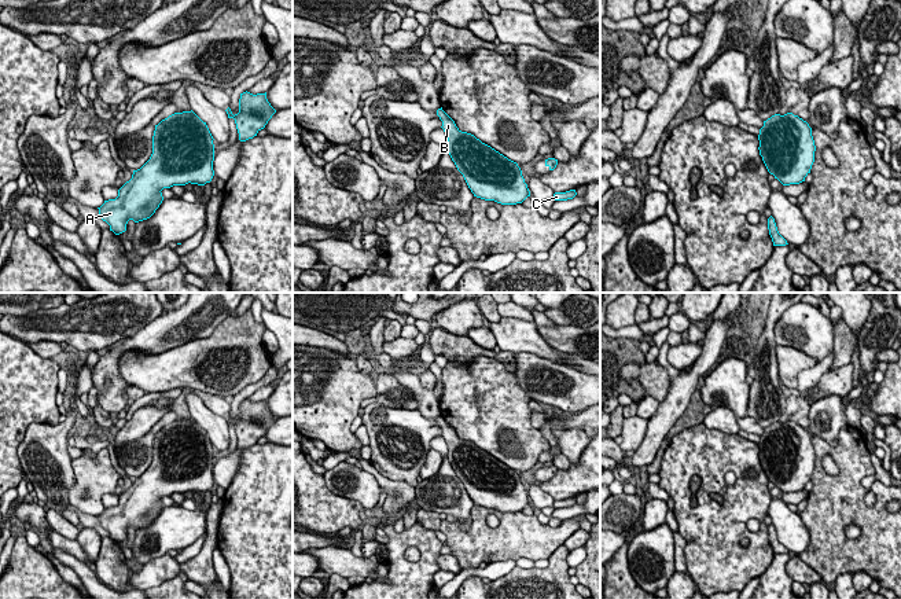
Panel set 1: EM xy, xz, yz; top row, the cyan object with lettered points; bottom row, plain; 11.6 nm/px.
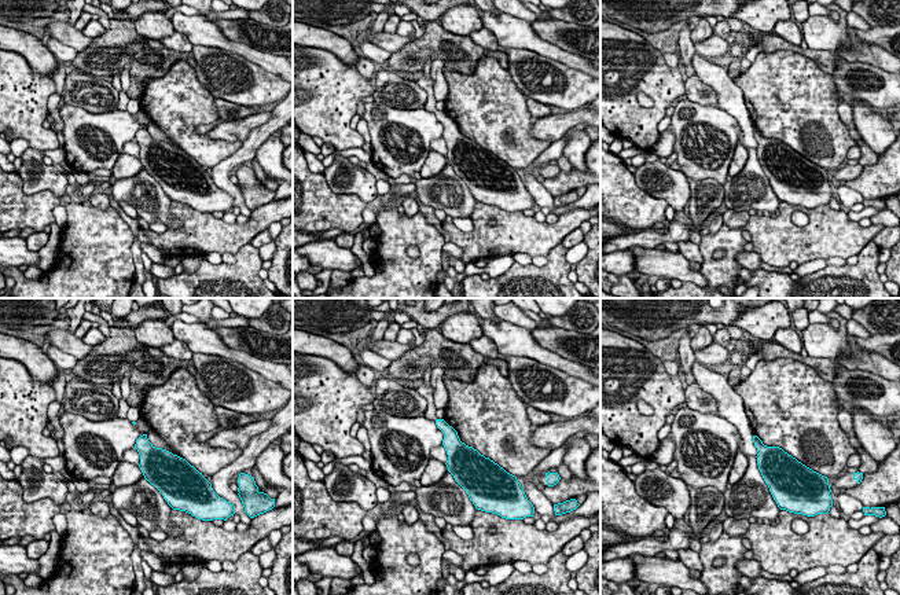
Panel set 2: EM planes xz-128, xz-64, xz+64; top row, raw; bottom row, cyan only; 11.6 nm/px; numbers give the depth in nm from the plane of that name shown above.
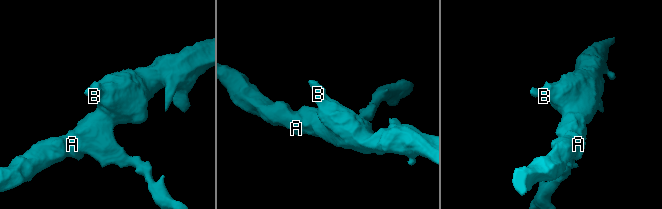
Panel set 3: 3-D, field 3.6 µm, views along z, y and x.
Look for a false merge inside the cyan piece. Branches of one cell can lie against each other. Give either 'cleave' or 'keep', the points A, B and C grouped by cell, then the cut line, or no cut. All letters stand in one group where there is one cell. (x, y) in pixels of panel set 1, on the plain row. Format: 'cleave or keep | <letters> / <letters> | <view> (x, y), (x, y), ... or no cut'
keep | A B C | no cut

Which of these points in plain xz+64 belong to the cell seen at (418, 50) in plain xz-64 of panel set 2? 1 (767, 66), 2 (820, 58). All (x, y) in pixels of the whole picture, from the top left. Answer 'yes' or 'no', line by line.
1: no
2: yes

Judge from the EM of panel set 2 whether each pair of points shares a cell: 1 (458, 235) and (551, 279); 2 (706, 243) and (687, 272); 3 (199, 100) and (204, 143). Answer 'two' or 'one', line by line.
1: two
2: two
3: one

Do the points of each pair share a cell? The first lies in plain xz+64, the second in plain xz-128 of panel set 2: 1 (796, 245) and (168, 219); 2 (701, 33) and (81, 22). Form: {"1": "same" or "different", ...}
{"1": "different", "2": "same"}

